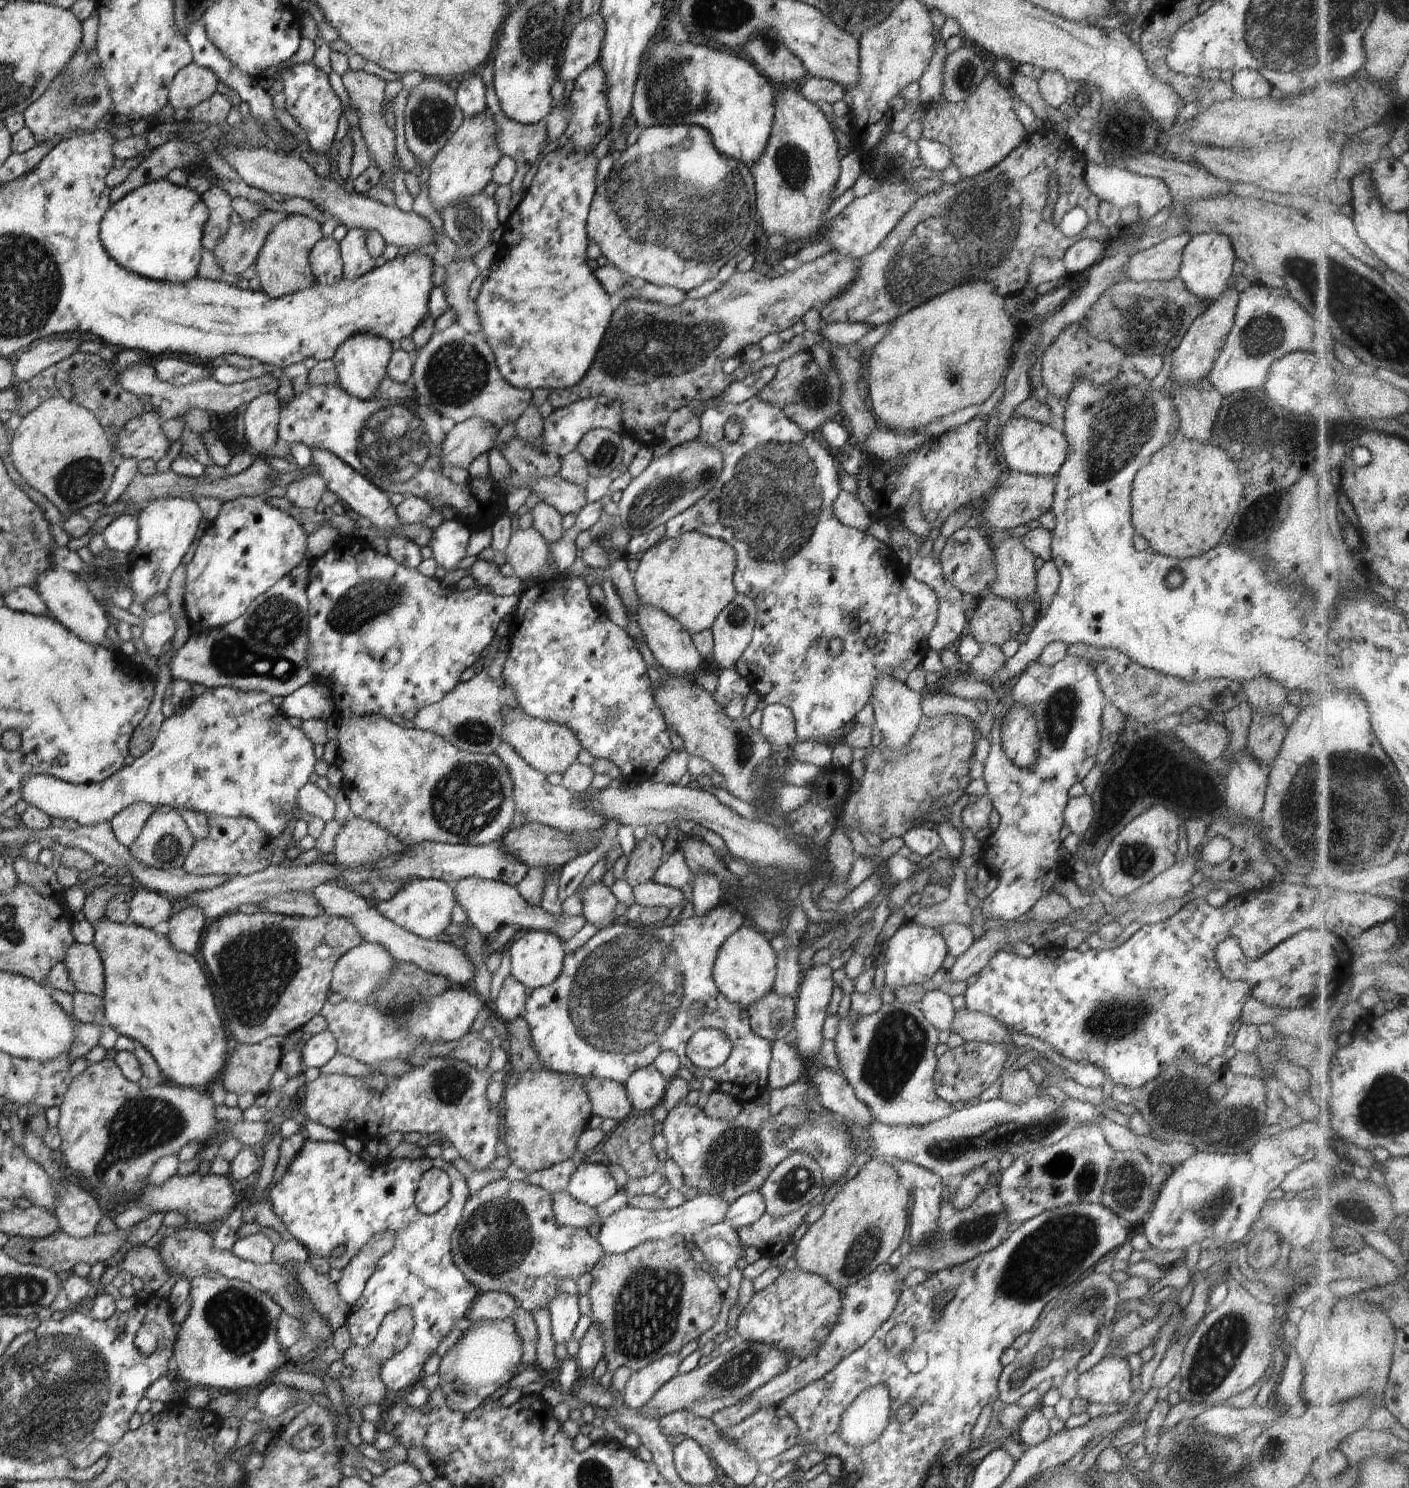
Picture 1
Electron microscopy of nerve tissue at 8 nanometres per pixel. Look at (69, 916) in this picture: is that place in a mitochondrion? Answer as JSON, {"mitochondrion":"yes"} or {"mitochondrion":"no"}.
{"mitochondrion":"no"}

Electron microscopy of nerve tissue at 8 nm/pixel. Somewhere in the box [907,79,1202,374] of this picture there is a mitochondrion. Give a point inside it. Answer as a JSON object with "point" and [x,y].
{"point":[1153,322]}

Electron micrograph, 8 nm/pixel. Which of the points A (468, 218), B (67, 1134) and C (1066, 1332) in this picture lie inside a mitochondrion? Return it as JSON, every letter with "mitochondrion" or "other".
{"A":"mitochondrion","B":"other","C":"mitochondrion"}

